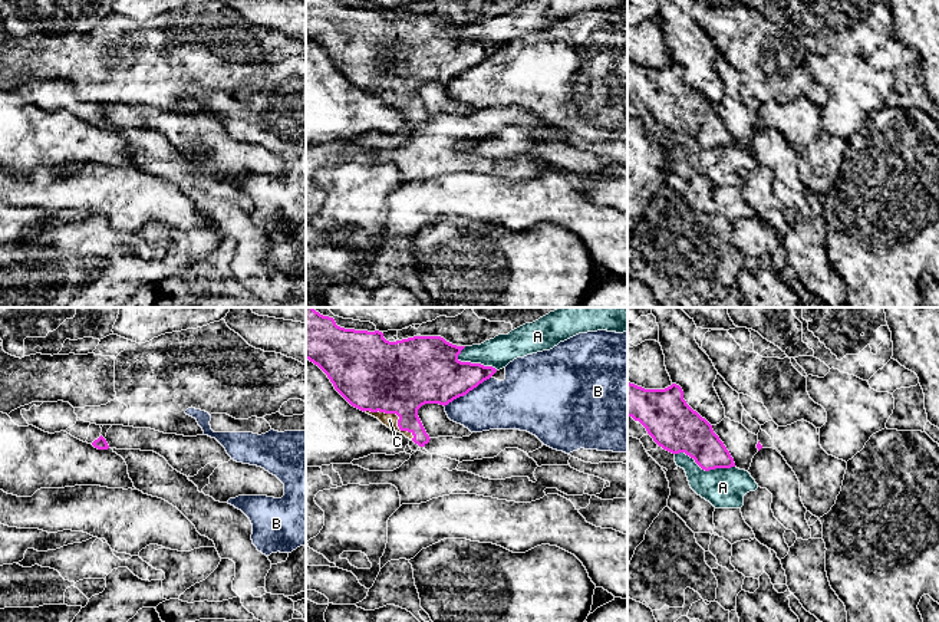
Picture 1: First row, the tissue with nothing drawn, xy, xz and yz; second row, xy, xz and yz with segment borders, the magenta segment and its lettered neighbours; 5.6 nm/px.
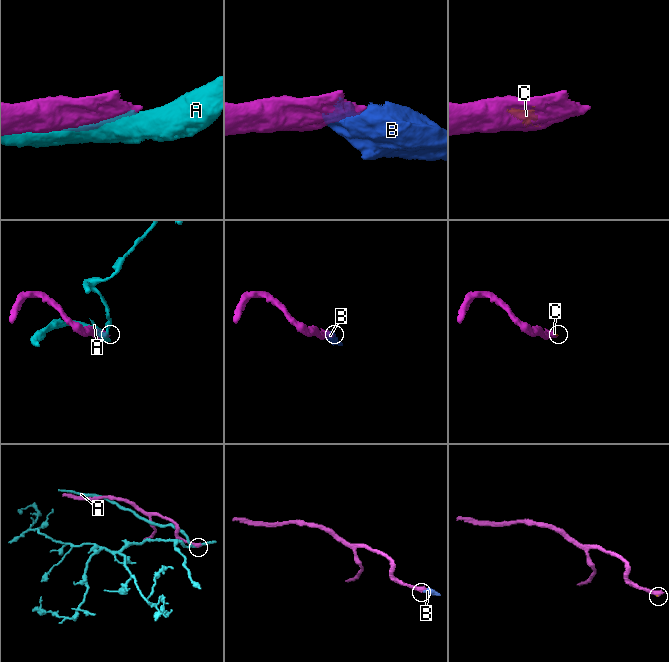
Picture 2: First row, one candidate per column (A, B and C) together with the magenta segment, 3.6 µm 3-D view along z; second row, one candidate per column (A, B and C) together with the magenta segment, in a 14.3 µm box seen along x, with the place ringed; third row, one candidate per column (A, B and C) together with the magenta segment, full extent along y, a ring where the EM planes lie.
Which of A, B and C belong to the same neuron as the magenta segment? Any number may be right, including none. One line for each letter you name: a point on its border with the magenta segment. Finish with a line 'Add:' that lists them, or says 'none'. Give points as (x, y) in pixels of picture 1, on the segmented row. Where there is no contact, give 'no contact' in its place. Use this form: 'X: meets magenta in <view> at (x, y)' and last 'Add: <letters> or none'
C: meets magenta in xz at (394, 412)
Add: C

